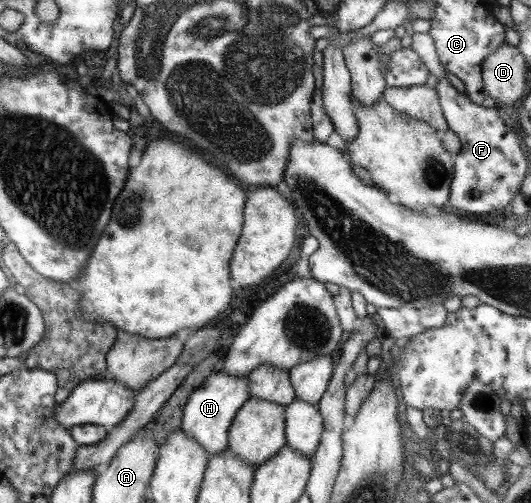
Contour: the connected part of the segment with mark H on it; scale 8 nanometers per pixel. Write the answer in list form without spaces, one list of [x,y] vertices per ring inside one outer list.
[[[223,371],[209,374],[202,382],[202,386],[195,388],[187,398],[182,408],[181,426],[187,436],[195,440],[205,452],[207,457],[215,452],[223,452],[227,449],[227,437],[231,421],[241,408],[241,405],[249,398],[247,392],[247,378],[229,376]]]

